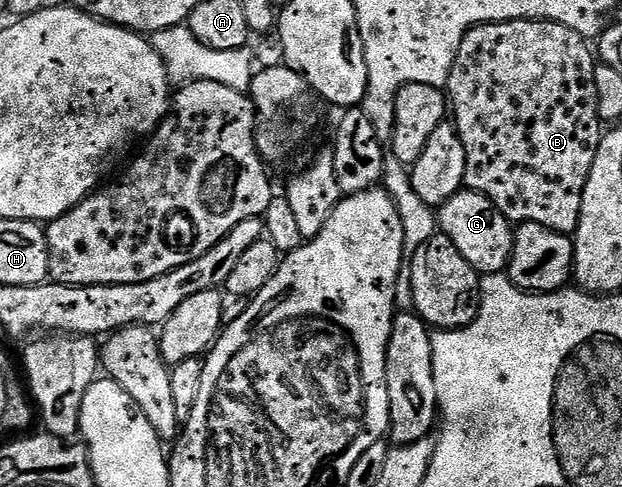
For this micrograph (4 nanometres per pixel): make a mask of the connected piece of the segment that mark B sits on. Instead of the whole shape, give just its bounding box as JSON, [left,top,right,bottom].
[446,20,605,234]

